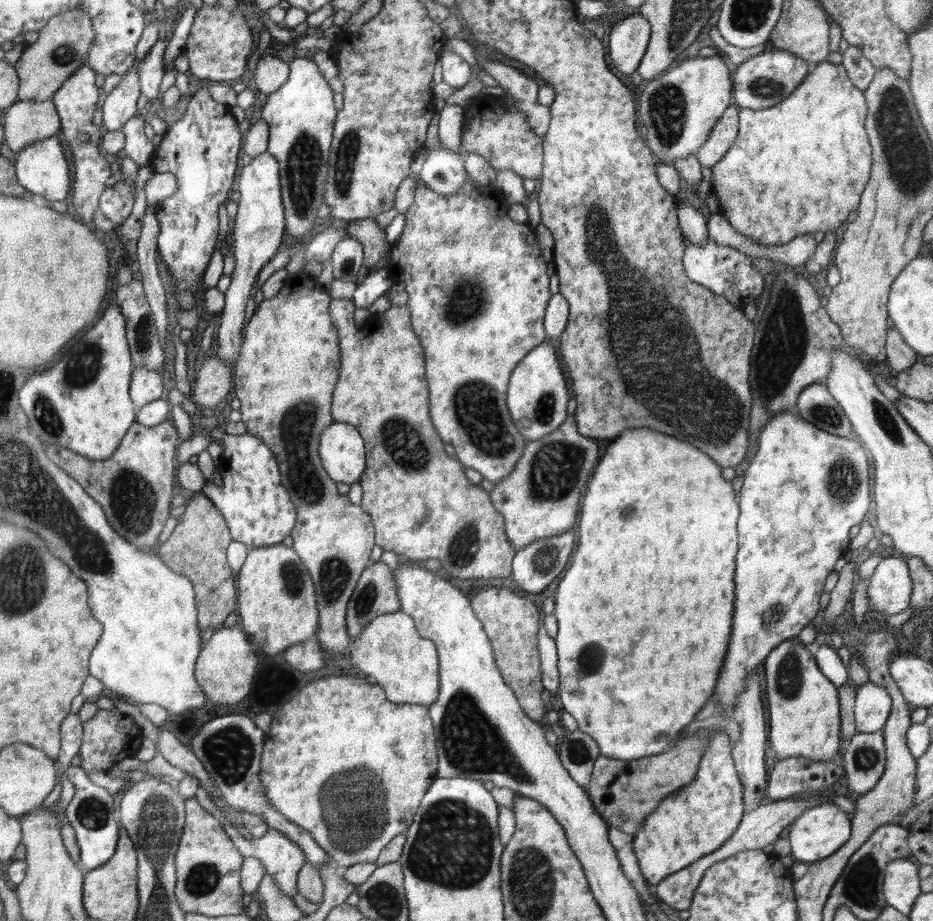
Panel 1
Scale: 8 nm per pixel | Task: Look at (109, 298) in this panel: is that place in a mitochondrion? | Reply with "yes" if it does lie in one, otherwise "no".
no

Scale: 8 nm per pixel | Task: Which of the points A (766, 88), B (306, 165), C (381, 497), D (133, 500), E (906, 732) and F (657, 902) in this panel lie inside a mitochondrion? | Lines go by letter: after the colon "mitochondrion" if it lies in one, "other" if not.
A: mitochondrion
B: mitochondrion
C: other
D: mitochondrion
E: other
F: other

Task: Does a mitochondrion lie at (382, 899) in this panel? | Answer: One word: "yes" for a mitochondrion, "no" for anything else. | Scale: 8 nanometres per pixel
yes

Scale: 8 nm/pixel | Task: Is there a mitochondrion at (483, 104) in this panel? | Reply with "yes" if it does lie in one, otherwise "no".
no

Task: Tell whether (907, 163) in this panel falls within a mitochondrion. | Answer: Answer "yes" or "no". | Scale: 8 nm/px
yes

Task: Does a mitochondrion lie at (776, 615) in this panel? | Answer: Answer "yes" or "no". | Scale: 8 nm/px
yes

